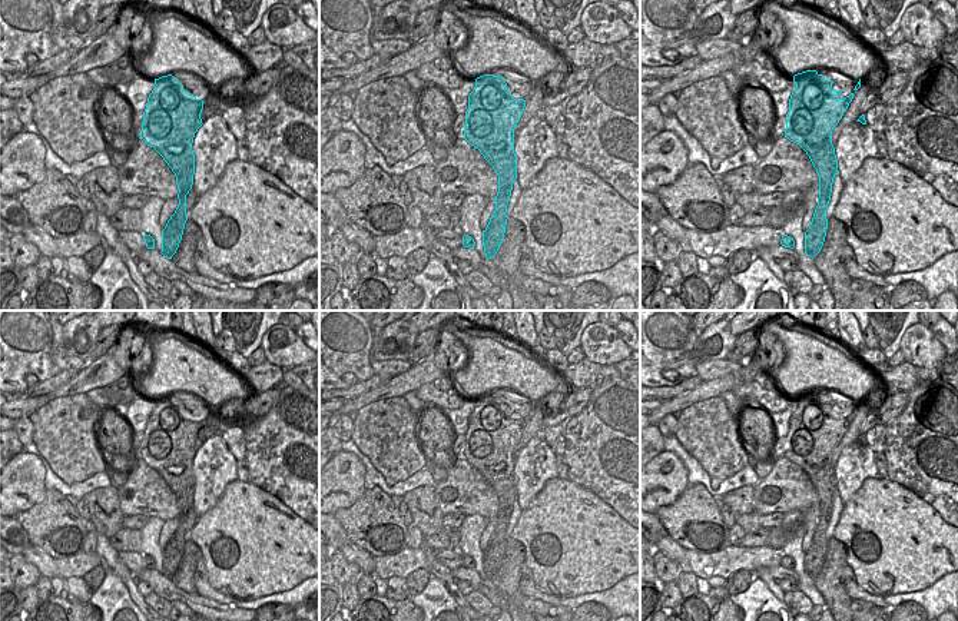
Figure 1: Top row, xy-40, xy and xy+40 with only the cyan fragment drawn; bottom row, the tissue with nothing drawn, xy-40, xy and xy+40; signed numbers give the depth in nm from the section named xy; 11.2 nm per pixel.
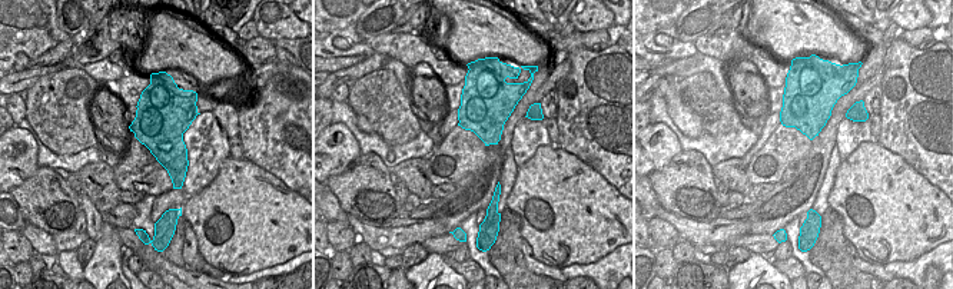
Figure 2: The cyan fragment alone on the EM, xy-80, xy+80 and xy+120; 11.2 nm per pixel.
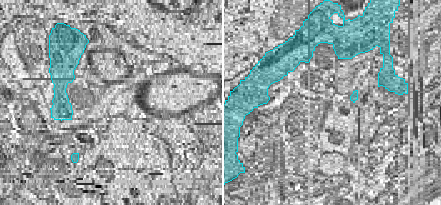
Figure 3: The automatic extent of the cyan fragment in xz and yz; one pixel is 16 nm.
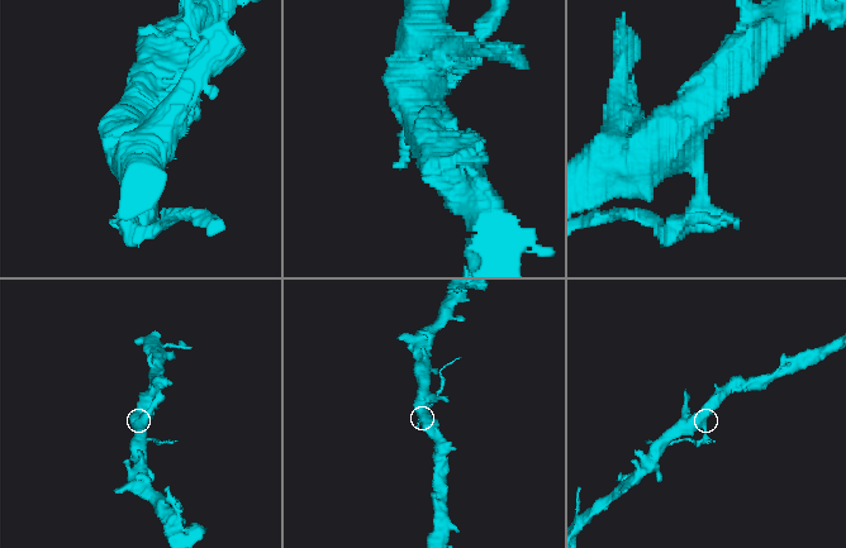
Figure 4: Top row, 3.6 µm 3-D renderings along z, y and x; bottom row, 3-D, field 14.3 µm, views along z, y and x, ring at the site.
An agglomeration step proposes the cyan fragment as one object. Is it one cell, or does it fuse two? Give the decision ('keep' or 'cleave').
keep

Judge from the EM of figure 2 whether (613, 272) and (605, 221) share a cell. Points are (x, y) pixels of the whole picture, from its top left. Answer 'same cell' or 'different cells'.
different cells

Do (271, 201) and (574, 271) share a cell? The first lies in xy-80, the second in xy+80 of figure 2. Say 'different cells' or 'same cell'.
different cells

